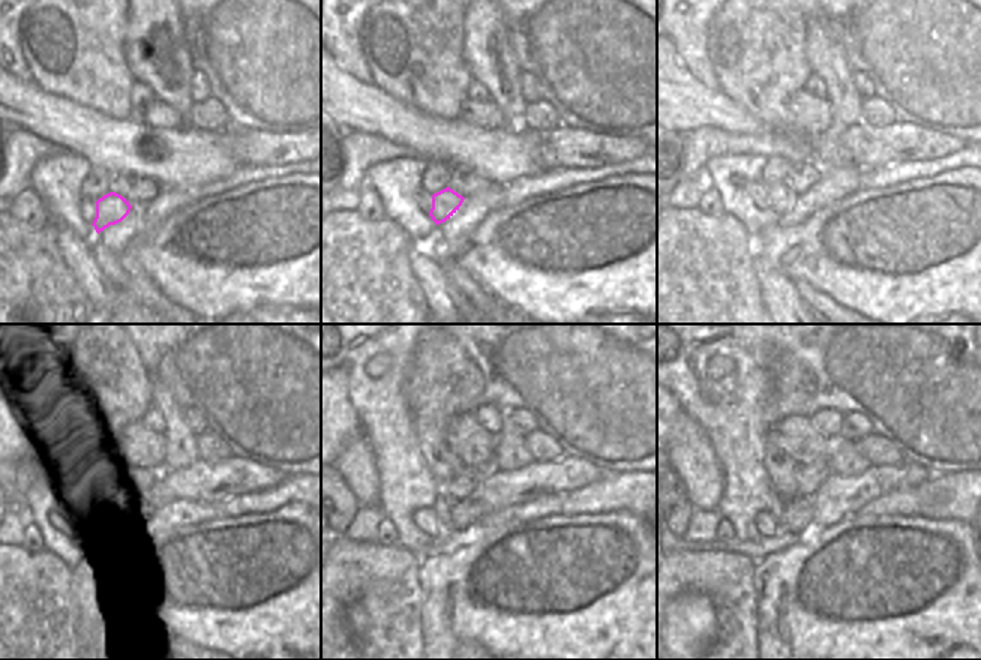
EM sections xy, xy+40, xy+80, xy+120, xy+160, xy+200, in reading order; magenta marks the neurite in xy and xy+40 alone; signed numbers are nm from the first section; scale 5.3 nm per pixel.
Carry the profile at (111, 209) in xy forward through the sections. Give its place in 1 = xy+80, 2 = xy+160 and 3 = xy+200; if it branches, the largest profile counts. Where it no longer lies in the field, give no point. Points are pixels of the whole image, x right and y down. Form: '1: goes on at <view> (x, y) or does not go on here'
1: goes on at xy+80 (782, 198)
2: goes on at xy+160 (441, 510)
3: goes on at xy+200 (779, 504)

